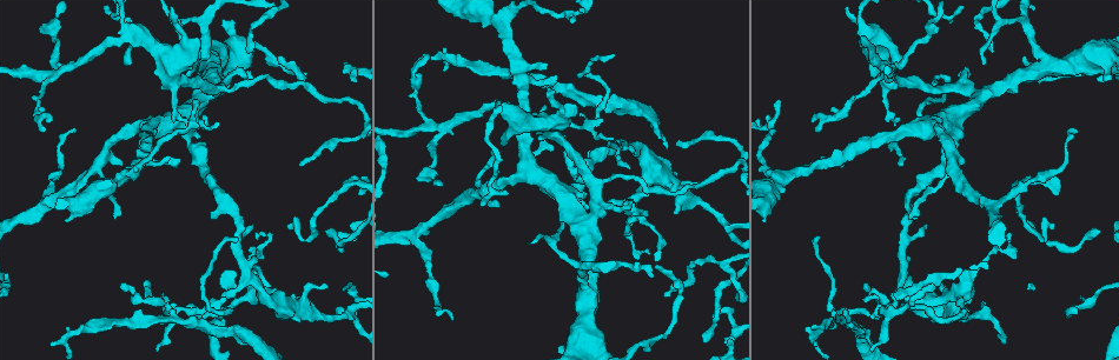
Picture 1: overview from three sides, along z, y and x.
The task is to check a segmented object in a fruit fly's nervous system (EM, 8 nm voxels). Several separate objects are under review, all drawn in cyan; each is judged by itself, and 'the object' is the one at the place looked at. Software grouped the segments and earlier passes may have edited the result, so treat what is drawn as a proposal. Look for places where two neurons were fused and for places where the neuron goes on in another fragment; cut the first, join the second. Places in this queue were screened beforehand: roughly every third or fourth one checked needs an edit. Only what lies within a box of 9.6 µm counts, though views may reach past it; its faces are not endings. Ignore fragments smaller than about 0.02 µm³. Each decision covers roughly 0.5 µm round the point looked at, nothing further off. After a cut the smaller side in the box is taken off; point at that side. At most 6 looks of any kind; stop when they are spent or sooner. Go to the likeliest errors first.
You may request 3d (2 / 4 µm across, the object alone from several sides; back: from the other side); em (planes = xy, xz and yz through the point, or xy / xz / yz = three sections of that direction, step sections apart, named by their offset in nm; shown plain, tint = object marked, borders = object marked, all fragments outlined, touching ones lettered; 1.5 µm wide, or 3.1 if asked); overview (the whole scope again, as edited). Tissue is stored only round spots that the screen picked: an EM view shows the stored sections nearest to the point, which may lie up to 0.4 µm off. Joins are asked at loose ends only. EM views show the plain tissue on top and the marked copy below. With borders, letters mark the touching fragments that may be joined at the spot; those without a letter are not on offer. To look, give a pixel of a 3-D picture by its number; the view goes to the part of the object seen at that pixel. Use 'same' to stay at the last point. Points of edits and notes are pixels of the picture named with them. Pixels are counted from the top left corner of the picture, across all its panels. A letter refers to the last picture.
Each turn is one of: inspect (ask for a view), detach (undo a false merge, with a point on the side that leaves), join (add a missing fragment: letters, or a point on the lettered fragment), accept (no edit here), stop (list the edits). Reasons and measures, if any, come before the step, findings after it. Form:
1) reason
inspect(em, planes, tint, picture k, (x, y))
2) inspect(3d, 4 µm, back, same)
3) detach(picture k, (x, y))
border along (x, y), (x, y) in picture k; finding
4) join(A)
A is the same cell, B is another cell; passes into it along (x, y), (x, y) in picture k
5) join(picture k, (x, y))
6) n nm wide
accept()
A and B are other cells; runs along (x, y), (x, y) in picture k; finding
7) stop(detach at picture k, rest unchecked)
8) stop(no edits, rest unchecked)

inspect(3d, 4 µm, picture 1, (656, 268))

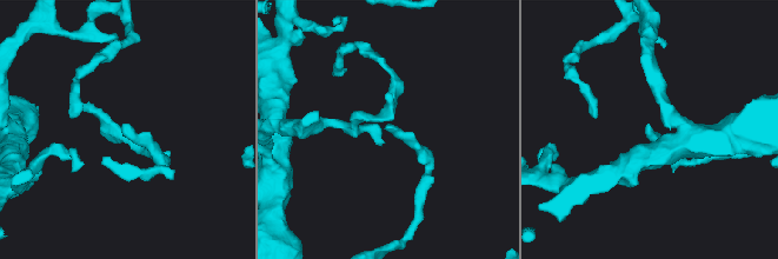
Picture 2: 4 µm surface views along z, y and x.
now the EM
inspect(em, xy, step 4, tint, picture 2, (122, 126))

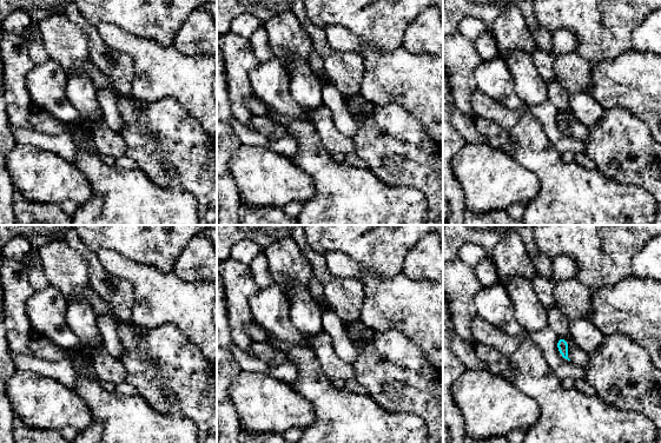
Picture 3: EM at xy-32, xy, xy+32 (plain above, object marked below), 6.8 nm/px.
inspect(em, planes, borders, same)

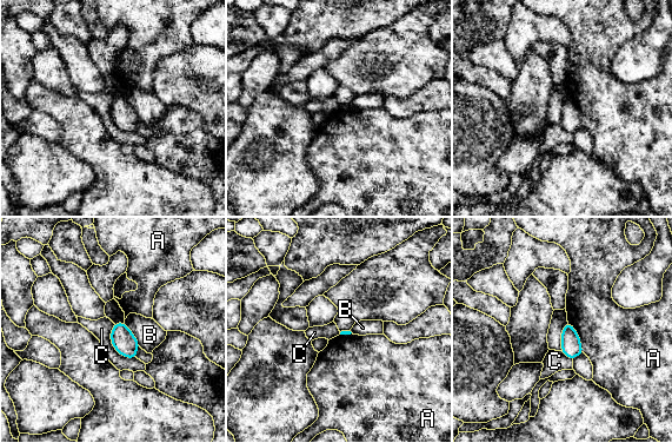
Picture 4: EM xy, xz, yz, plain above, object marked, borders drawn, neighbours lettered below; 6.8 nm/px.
accept()
A, B and C are other cells; border along (113, 324), (112, 345), (135, 358) in picture 4; no lettered fragment goes on from it

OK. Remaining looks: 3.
thin end
inspect(em, planes, borders, picture 1, (817, 343))

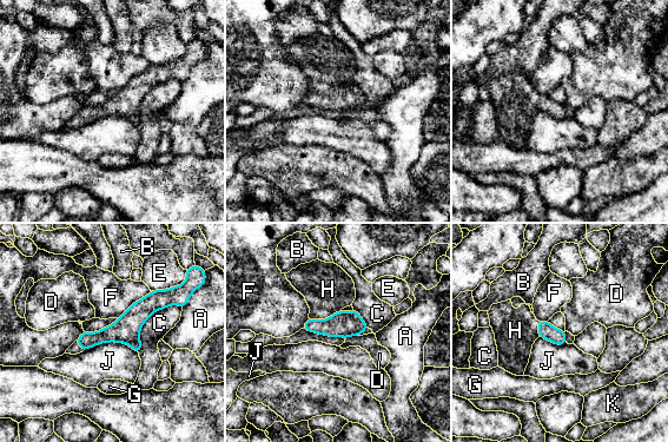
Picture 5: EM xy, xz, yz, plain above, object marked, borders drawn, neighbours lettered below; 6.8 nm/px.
110 nm wide
join(H)
H is the same cell, A, B, C, D, E, F, G, J and K are other cells; passes into it along (344, 324), (324, 320), (328, 289) in picture 5; it goes on there

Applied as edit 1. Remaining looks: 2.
four arms meet
inspect(3d, 4 µm, picture 1, (445, 126))

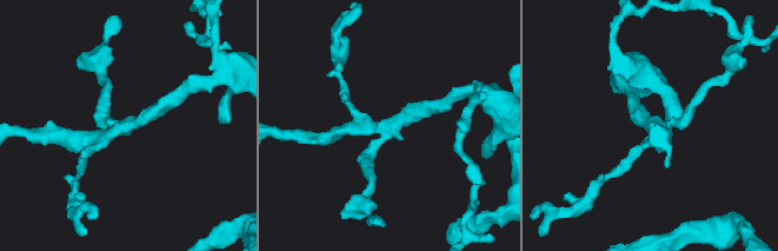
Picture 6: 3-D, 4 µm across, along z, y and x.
now the EM
inspect(em, planes, borders, picture 6, (124, 128))

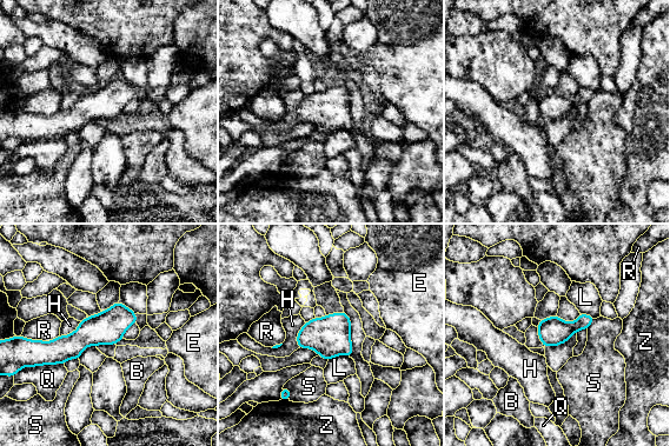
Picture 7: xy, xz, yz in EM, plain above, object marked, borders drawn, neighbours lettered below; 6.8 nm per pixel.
R touches over 240 nm
accept()
B, E, H, L, Q, R, S and Z are other cells; border along (349, 355), (334, 355), (327, 361) in picture 7; one neuron here

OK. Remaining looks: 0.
stop(join at picture 5, rest unchecked)

